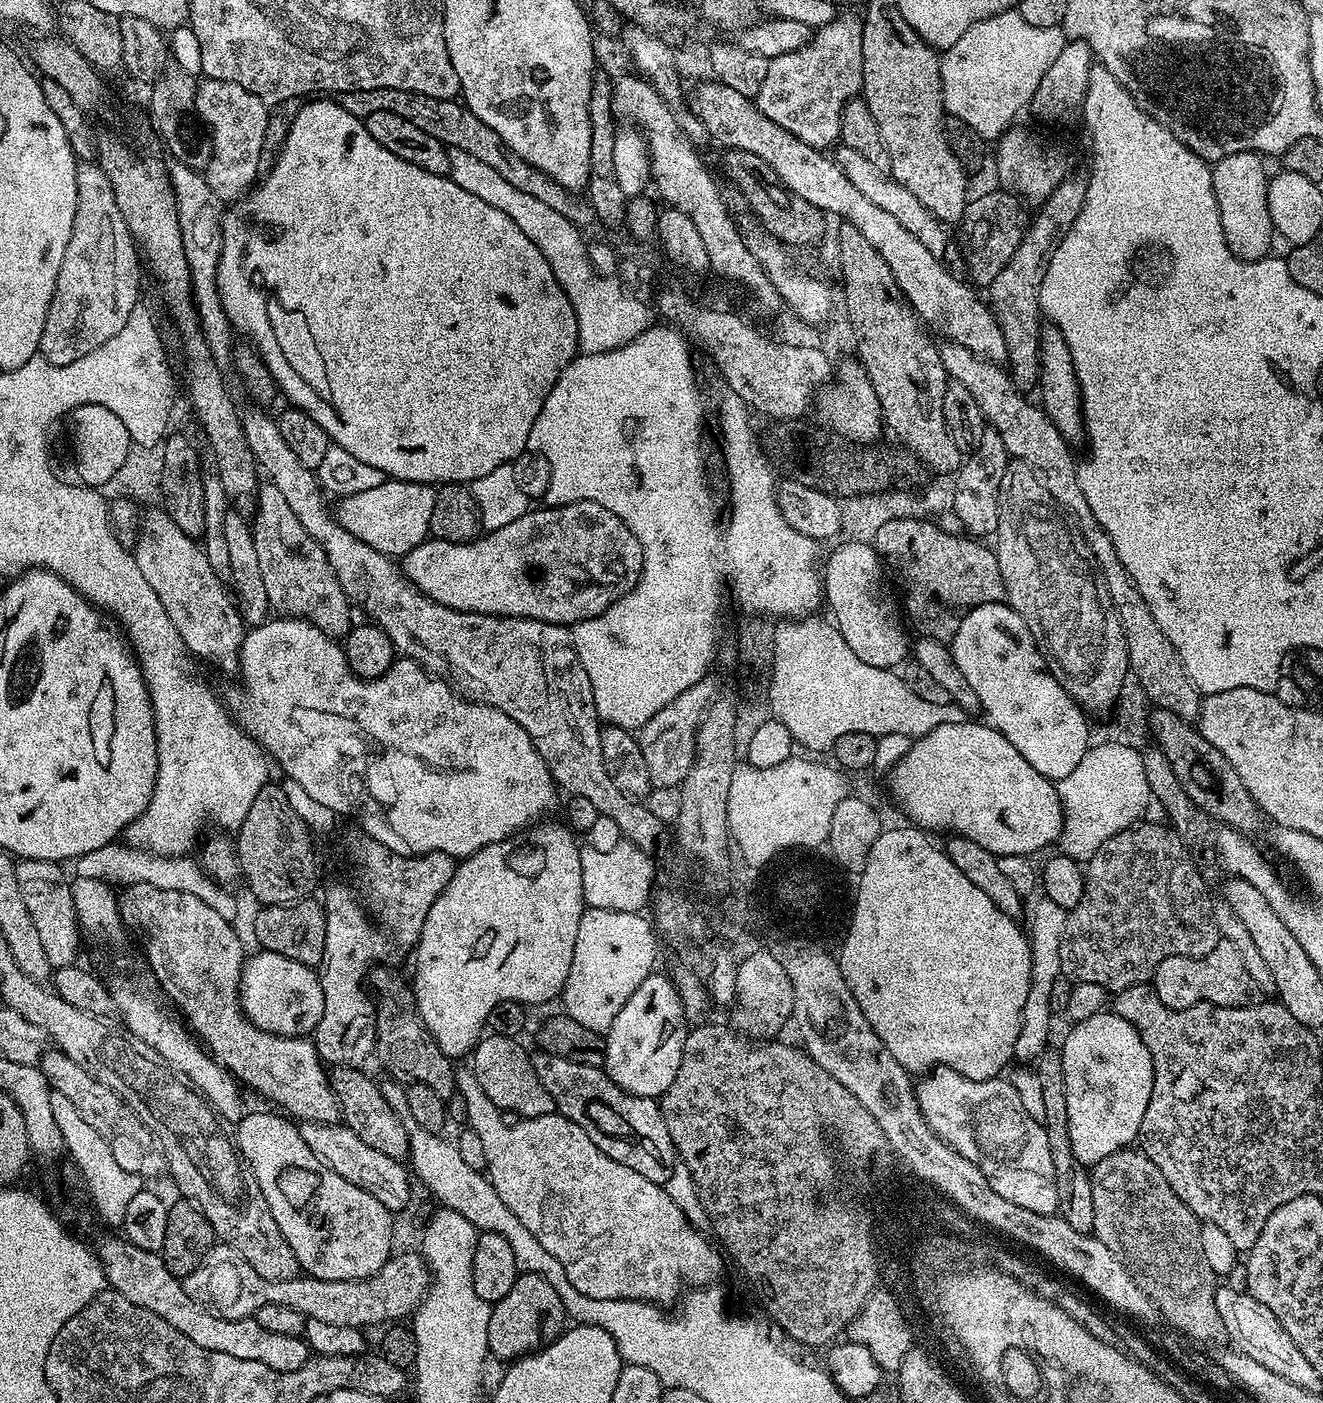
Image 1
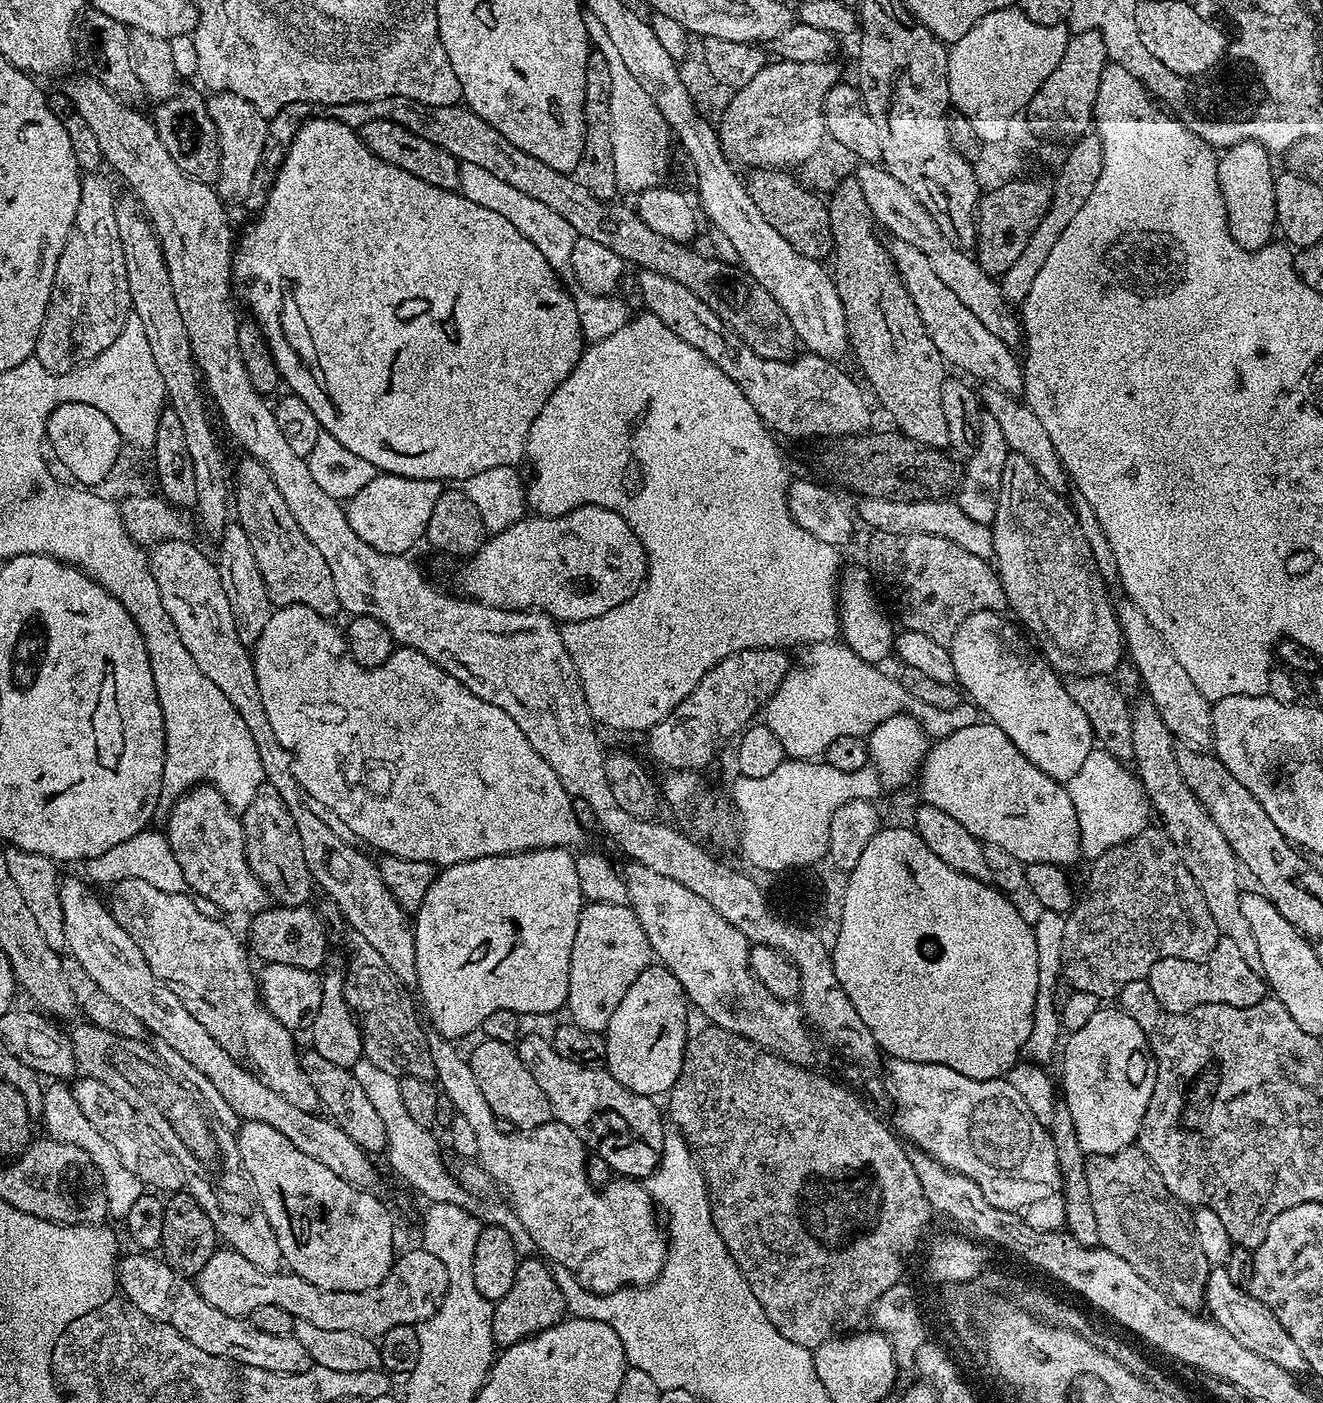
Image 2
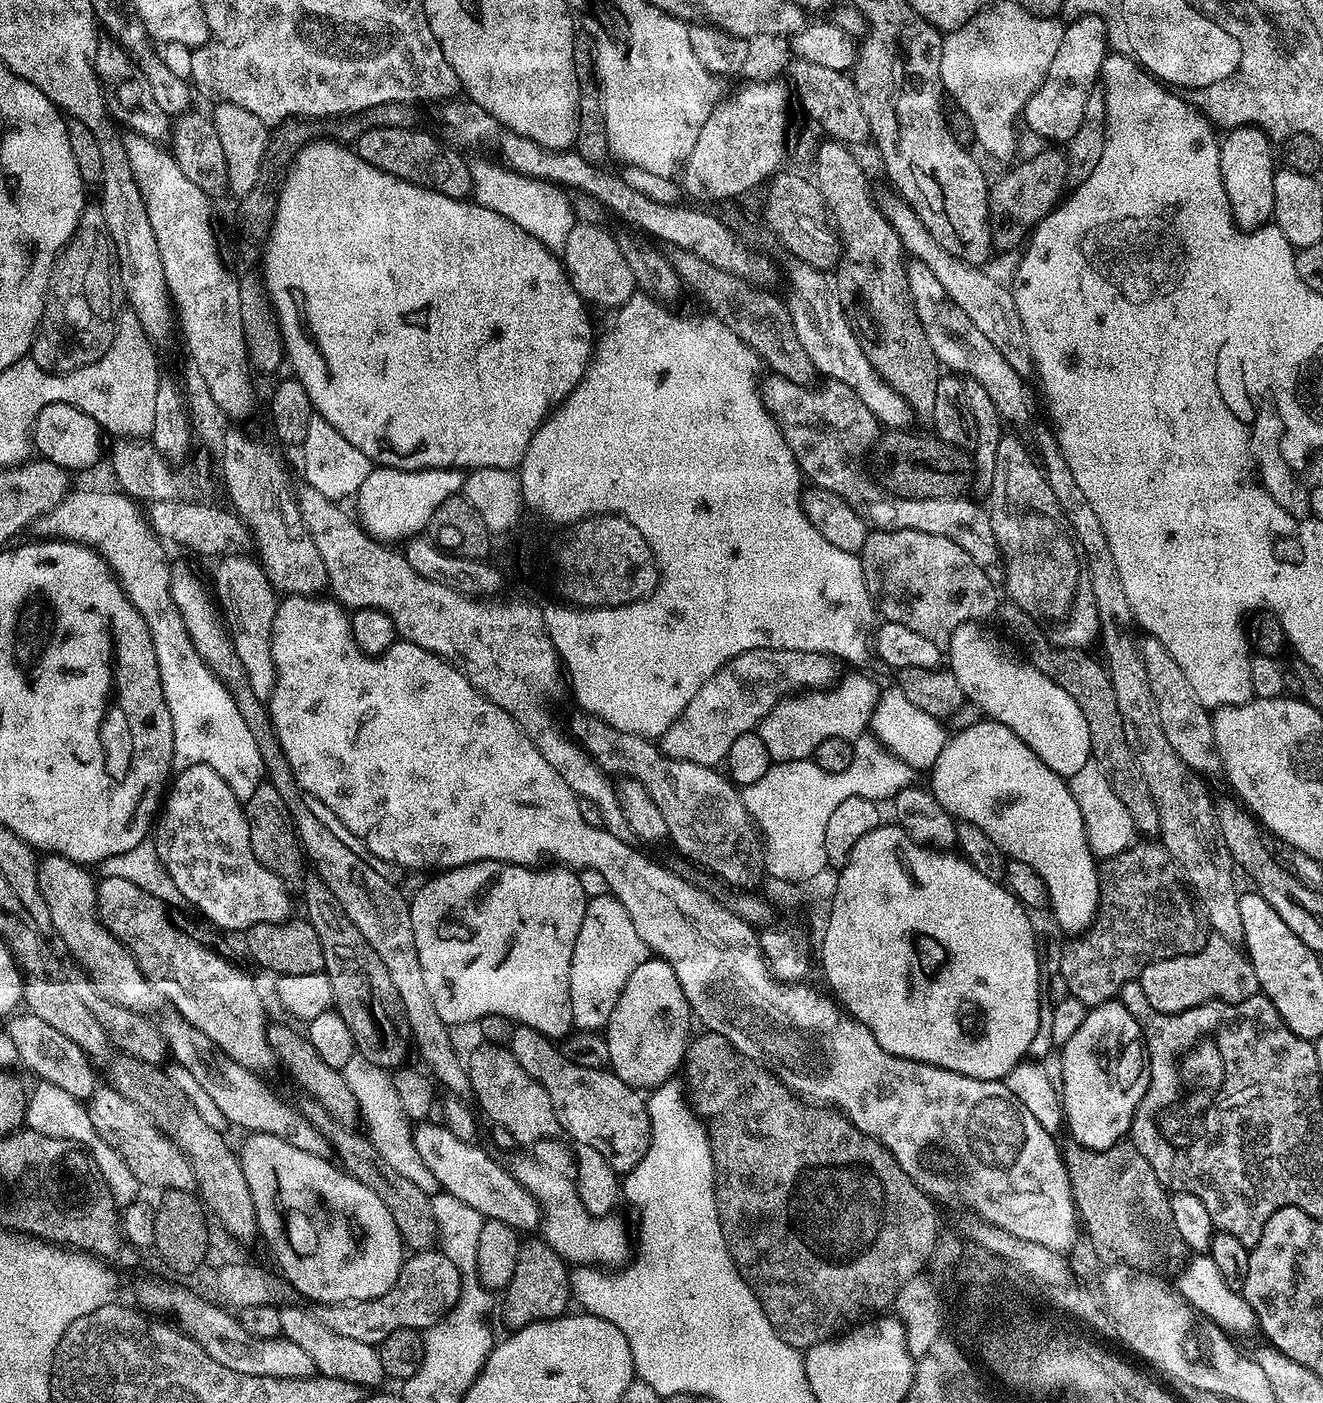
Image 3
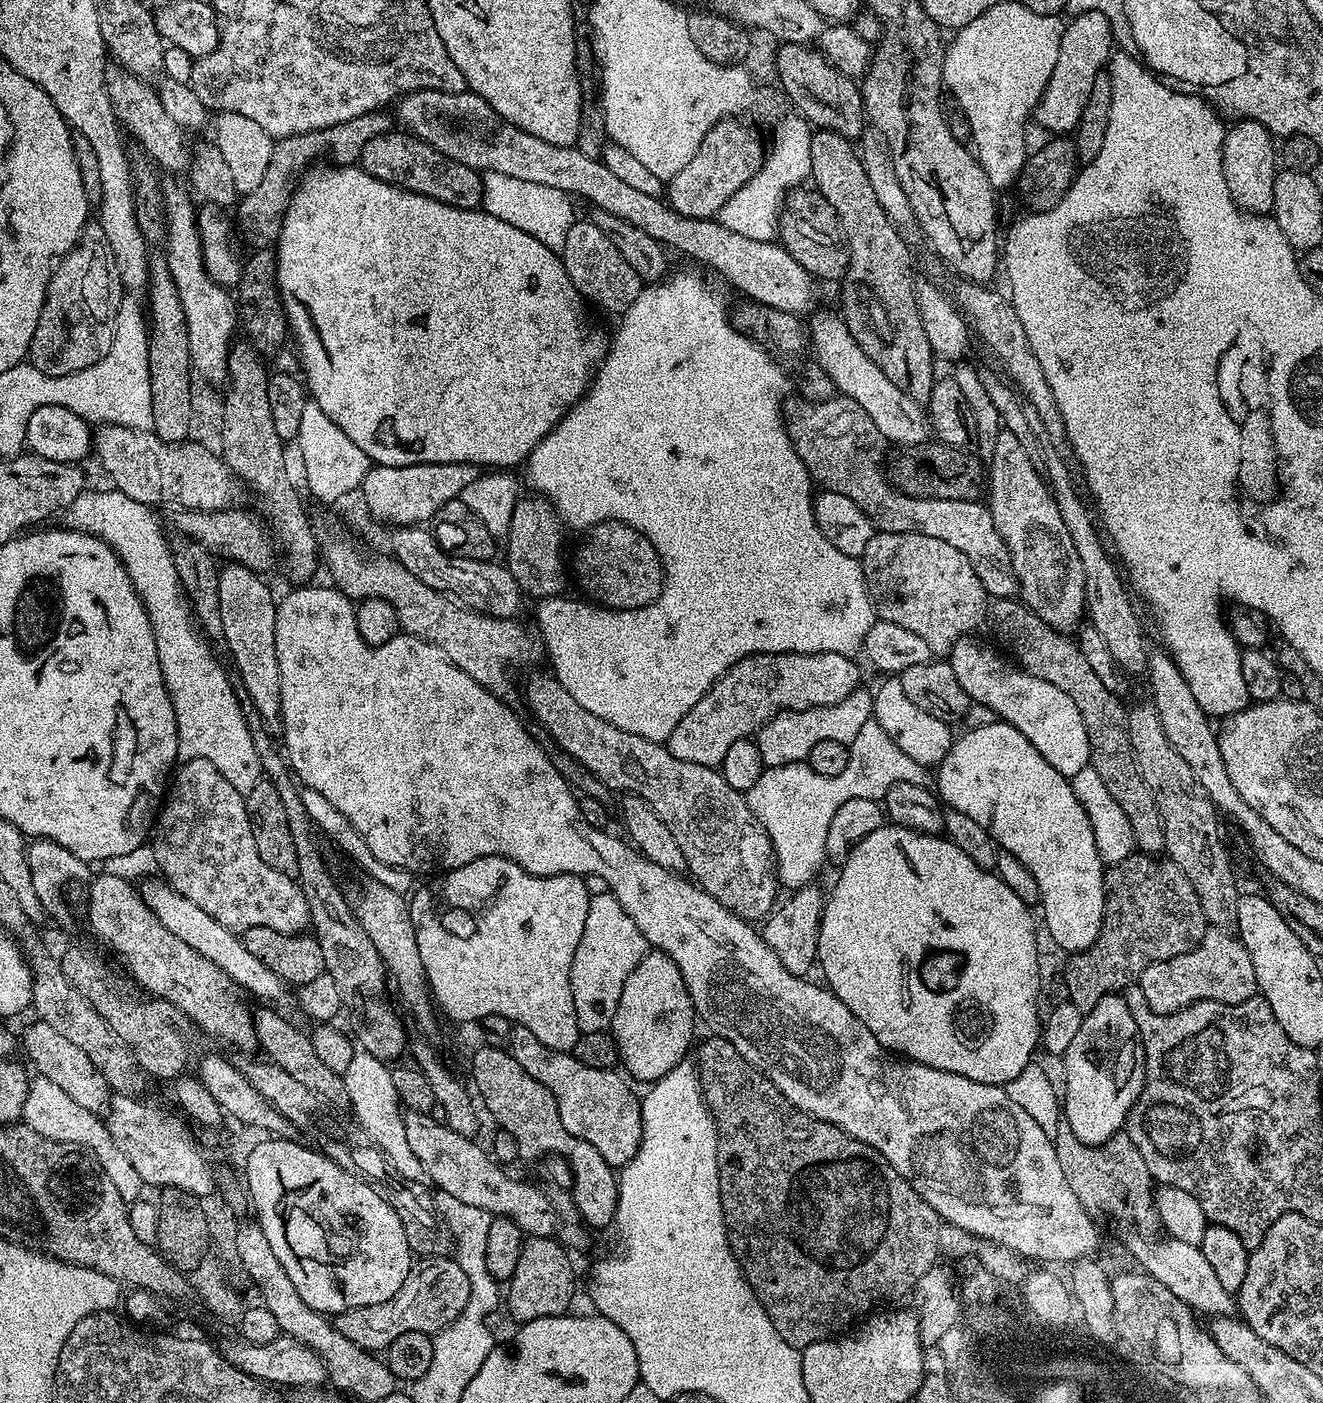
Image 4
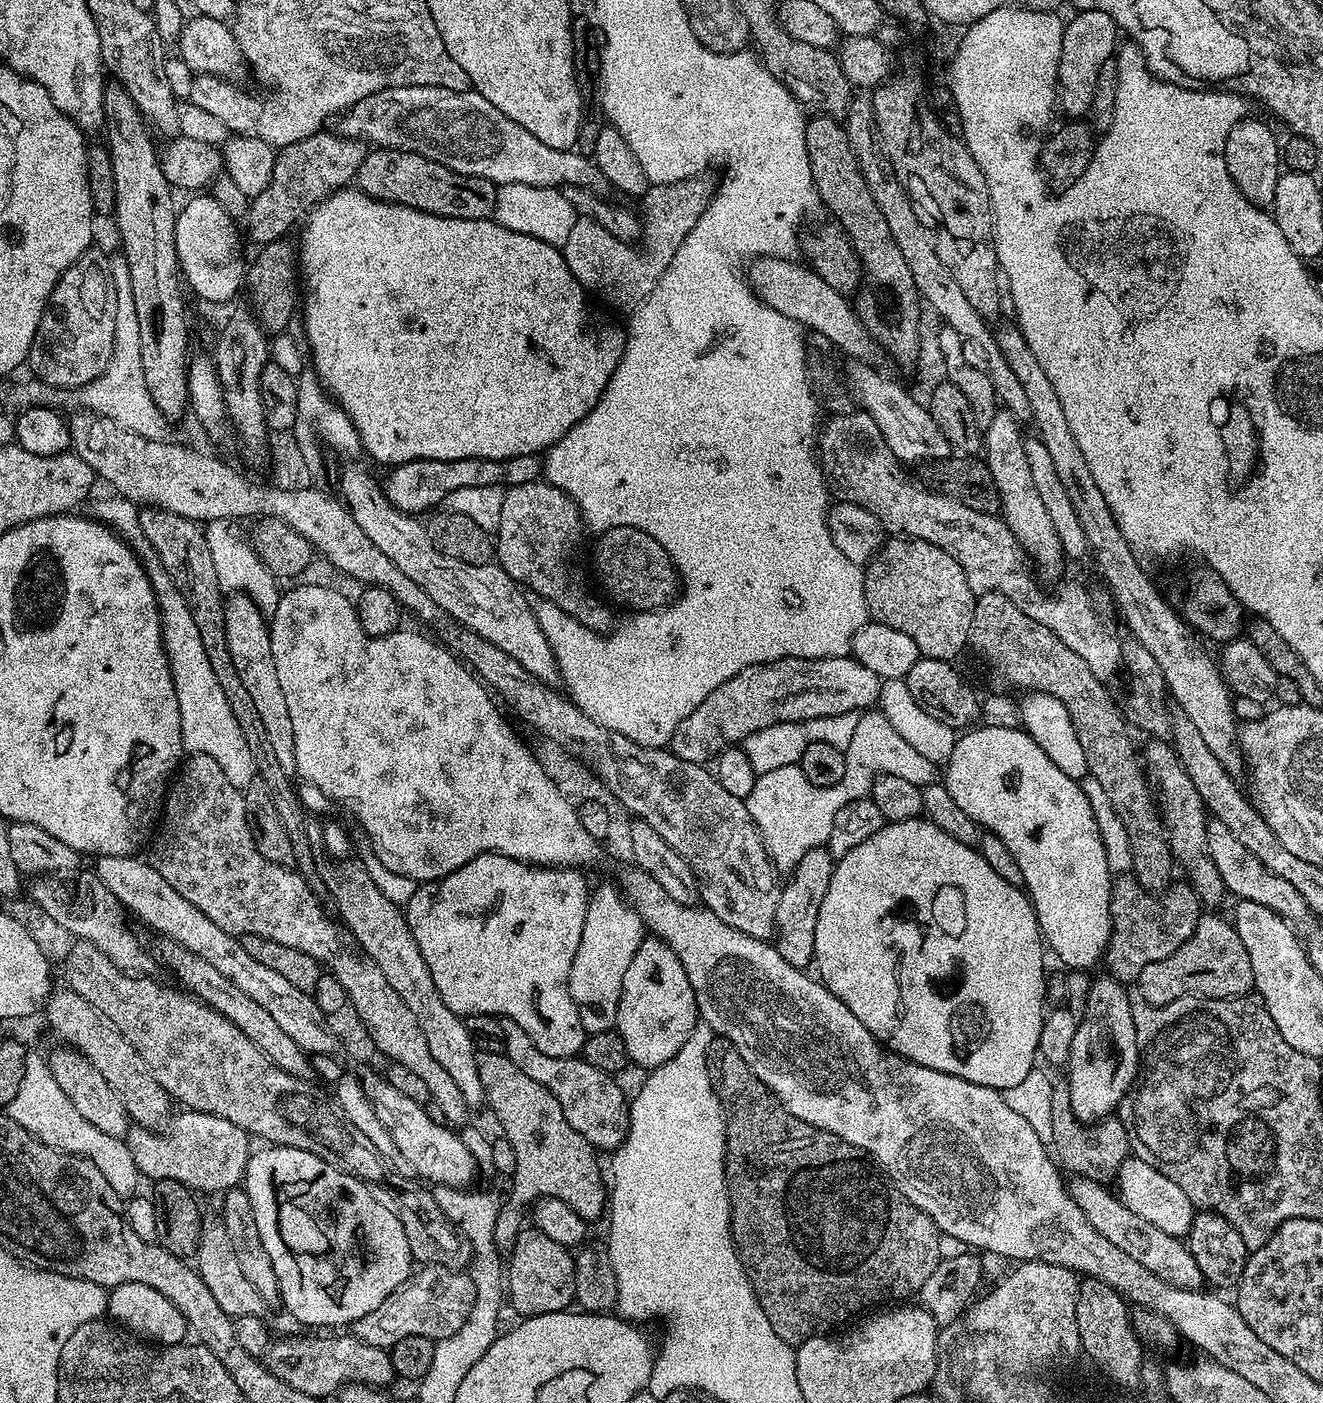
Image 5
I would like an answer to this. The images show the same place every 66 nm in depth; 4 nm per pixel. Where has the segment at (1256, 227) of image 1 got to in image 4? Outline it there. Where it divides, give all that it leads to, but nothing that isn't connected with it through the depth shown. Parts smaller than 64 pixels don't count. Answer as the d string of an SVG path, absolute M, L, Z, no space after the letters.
M1237 119L1233 124L1236 125L1233 128L1231 125L1225 131L1222 150L1222 174L1226 174L1226 186L1230 186L1230 194L1243 212L1253 216L1271 213L1274 206L1274 182L1278 171L1278 148L1274 143L1274 137L1266 130L1266 126L1262 126L1257 120Z

